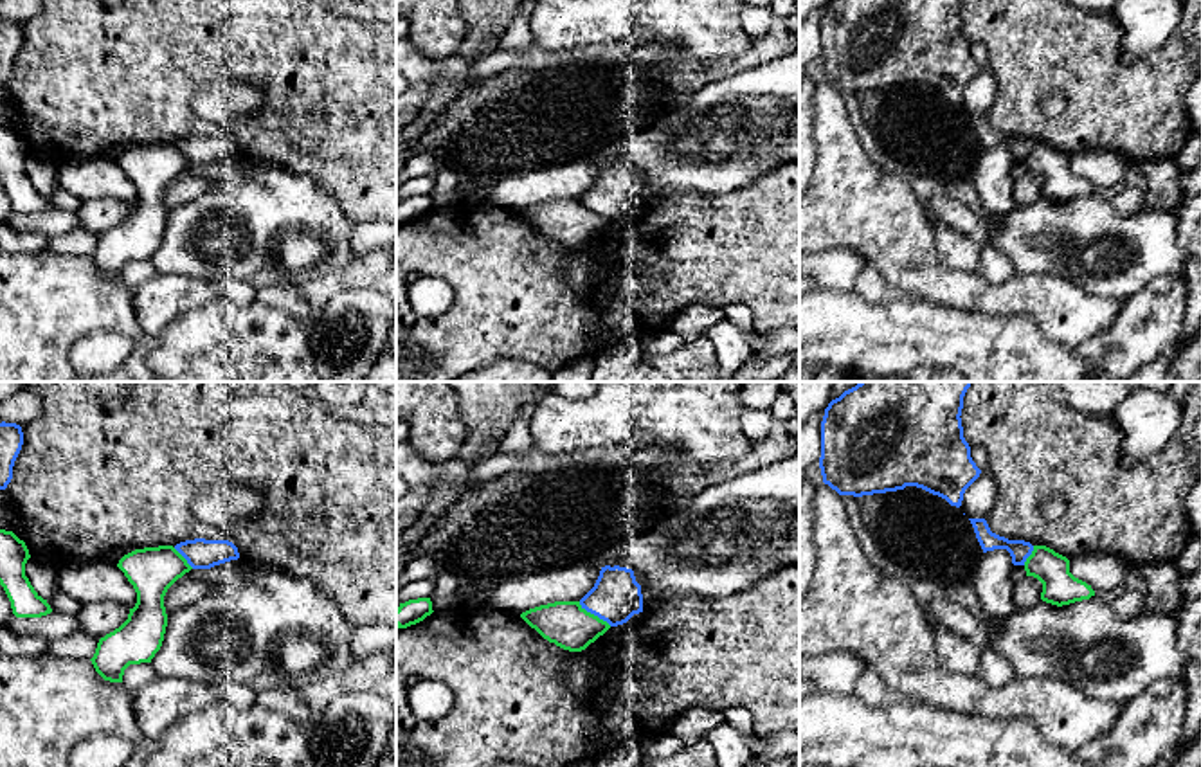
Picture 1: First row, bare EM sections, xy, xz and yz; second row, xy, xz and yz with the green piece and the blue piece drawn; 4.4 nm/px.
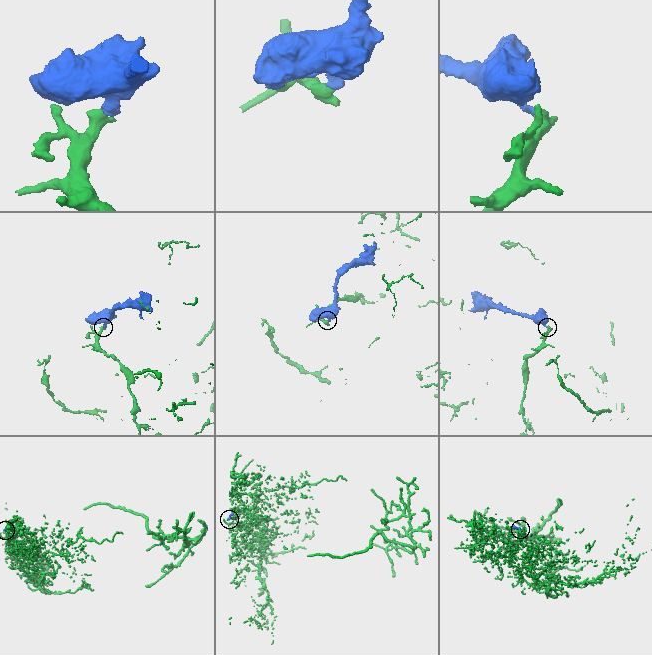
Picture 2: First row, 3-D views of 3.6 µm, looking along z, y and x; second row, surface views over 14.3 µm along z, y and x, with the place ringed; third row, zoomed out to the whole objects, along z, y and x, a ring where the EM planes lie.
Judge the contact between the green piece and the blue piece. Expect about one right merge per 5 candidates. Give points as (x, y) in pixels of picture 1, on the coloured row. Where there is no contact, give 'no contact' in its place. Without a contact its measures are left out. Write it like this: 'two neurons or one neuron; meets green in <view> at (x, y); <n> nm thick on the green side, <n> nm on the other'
two neurons; meets green in xz at (593, 614); 200 nm thick on the green side, 220 nm on the other

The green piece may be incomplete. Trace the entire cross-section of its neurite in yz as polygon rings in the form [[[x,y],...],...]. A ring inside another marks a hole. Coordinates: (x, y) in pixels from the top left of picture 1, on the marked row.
[[[1034,546],[1025,571],[1043,583],[1041,600],[1046,603],[1062,607],[1095,596],[1091,585],[1070,573],[1070,560],[1046,546]]]

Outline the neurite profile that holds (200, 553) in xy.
[[[194,538],[175,546],[193,569],[211,569],[214,565],[238,560],[238,547],[229,540]]]

